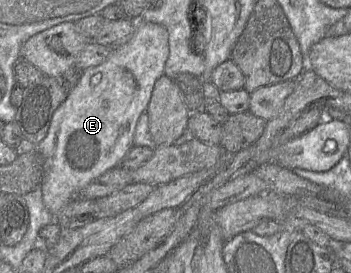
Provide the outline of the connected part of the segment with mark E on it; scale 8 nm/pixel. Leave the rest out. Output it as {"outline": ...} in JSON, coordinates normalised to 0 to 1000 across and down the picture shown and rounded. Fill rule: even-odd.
{"outline":[[[390,77],[373,143],[342,172],[319,179],[285,238],[228,264],[228,293],[194,337],[188,366],[154,410],[131,502],[105,531],[123,575],[123,652],[114,678],[128,758],[154,791],[219,722],[254,670],[328,615],[382,538],[382,491],[393,440],[416,410],[439,308],[467,271],[481,205],[476,106],[444,84]]]}

